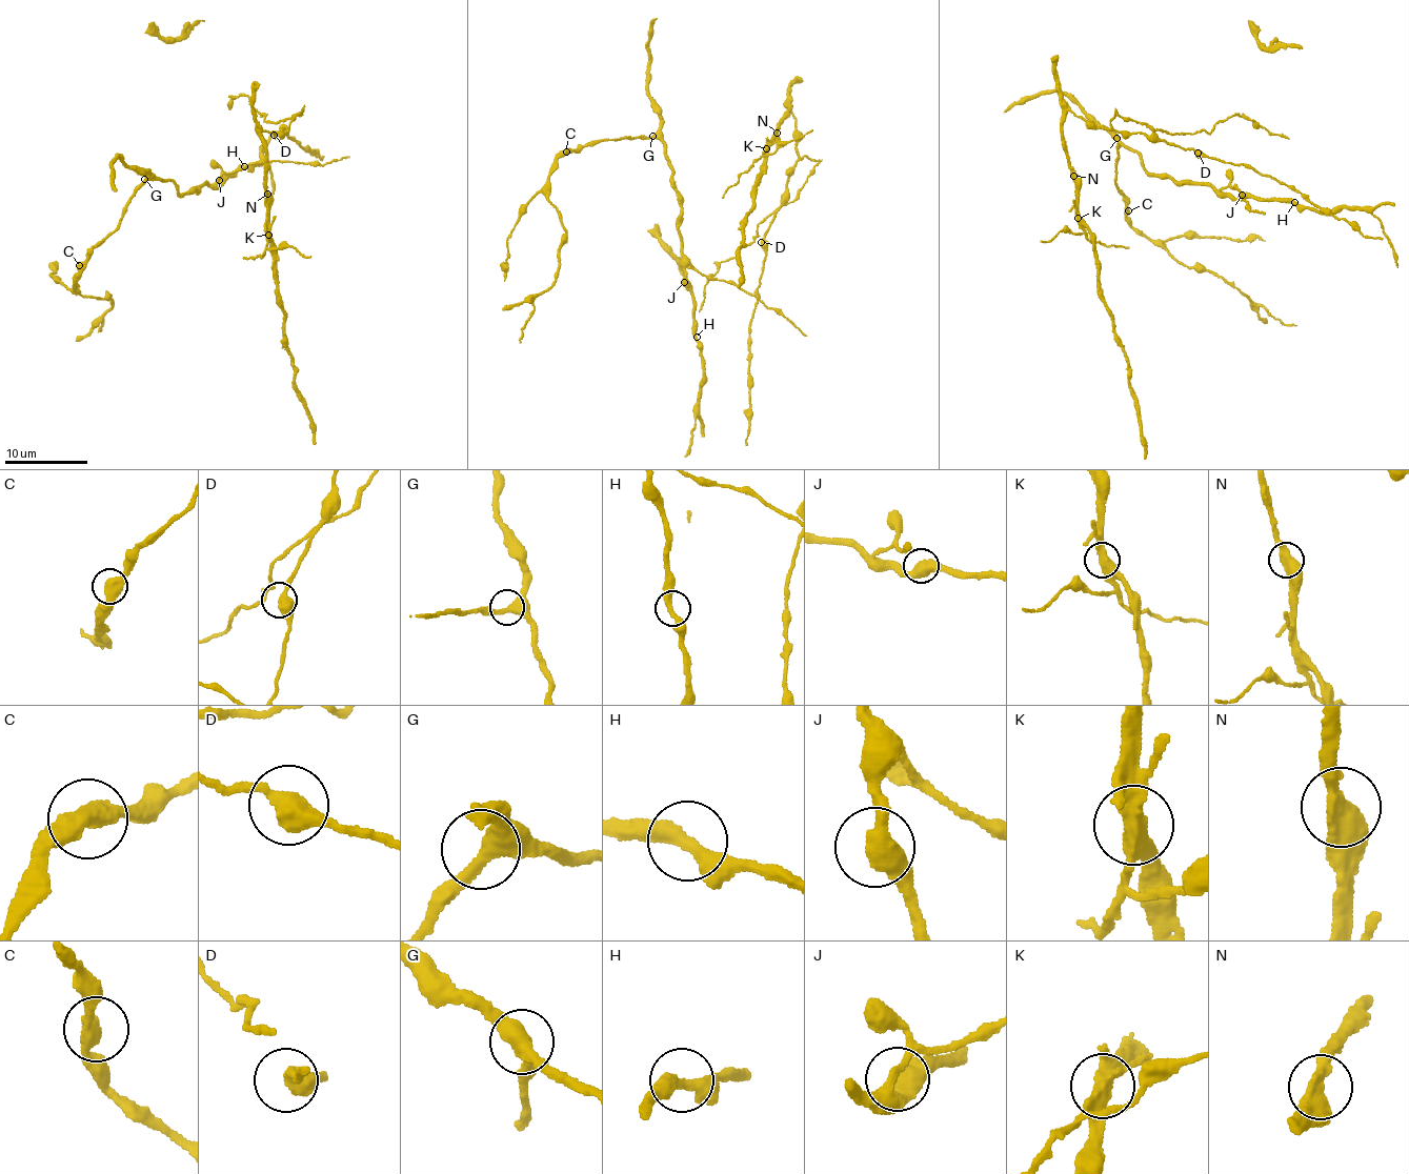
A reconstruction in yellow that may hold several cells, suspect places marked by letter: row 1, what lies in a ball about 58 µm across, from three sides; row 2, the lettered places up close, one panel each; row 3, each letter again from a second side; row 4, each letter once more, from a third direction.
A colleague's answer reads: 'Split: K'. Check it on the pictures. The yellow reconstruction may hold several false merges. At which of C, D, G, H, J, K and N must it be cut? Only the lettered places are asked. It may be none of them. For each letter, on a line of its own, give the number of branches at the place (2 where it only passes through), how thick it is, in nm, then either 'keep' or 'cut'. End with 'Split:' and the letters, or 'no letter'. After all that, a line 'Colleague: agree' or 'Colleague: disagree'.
C: 2 | 480 nm | keep
D: 2 | 460 nm | keep
G: 2 | 440 nm | keep
H: 2 | 360 nm | keep
J: 2 | 550 nm | keep
K: 2 | 480 nm | cut
N: 2 | 480 nm | keep
Split: K
Colleague: agree

